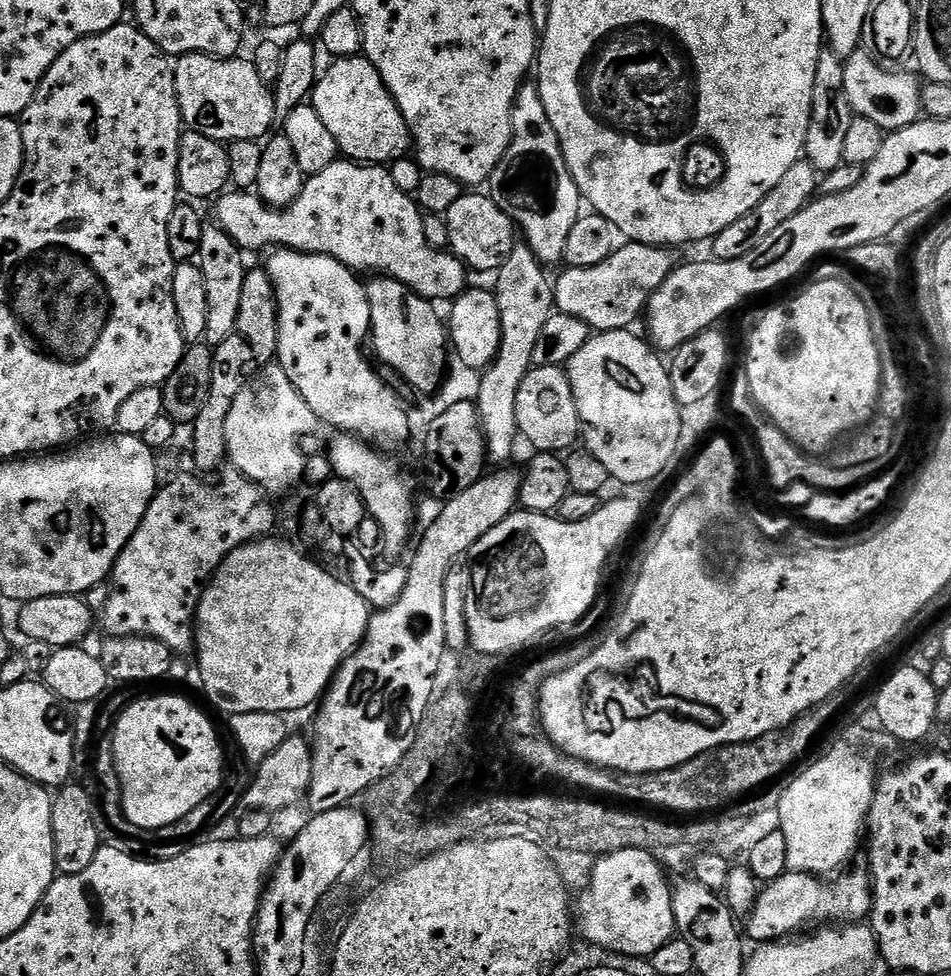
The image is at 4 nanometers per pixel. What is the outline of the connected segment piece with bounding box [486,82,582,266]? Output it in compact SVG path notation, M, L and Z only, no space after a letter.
M525 82L514 98L512 141L502 162L498 162L492 177L486 181L486 188L493 202L500 205L522 233L523 243L540 263L559 265L566 254L570 230L574 230L574 222L582 215L582 197L570 174L570 166L566 166L558 134L554 126L550 126L546 106L542 106L535 83Z

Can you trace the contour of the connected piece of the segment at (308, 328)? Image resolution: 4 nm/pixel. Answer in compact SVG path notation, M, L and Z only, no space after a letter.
M279 248L271 251L269 256L264 268L273 285L278 309L276 360L286 378L290 378L294 390L298 390L306 406L314 410L317 421L336 428L332 430L337 433L358 436L373 446L385 449L402 443L408 436L408 412L399 394L380 381L379 374L372 372L364 357L363 346L366 346L372 324L365 283L351 268L328 255Z

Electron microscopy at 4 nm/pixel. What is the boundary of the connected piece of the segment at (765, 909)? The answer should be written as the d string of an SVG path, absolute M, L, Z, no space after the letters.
M867 867L851 868L841 871L835 877L836 881L821 878L811 872L791 870L776 880L767 881L761 887L754 910L746 918L747 939L755 942L780 942L801 930L811 929L808 928L811 924L820 924L823 920L863 921L860 919L863 916L865 919L872 910L872 877Z

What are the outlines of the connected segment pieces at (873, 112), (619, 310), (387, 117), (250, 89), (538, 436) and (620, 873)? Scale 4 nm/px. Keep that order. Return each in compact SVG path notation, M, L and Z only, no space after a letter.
M857 50L853 56L844 60L846 74L844 93L853 113L862 118L870 118L870 122L878 122L878 126L885 130L895 130L905 128L907 124L915 124L922 112L921 81L916 81L908 72L887 72L883 67L887 68L883 63L877 62L868 50Z
M628 242L617 247L616 251L610 254L610 258L606 258L606 262L602 262L598 266L586 266L585 268L569 268L563 269L564 273L554 280L554 304L557 309L566 314L570 314L574 318L582 318L582 322L586 322L589 329L596 332L618 332L628 330L633 327L632 323L636 319L641 319L642 313L648 307L648 300L658 290L666 278L674 269L674 261L667 247L657 246L655 244L637 244Z
M363 54L342 56L331 63L317 79L310 103L314 110L318 110L318 118L322 118L330 134L334 134L334 142L338 142L341 153L349 160L381 166L407 157L413 147L412 135L394 98L368 57Z
M193 52L175 61L180 119L187 131L206 134L206 138L221 142L260 142L273 131L276 102L273 89L260 77L251 59L240 59L204 56L200 52Z
M561 365L529 368L522 386L518 386L518 402L514 402L516 411L516 431L536 447L536 450L567 449L572 439L582 432L578 406L574 402L574 390L570 386L567 371Z
M631 848L630 850L618 850L617 852L611 852L609 856L601 856L596 861L596 865L593 868L592 883L589 887L585 888L579 893L580 909L577 907L574 912L574 924L580 932L585 941L589 944L593 944L596 947L604 949L605 953L612 954L617 952L620 956L644 956L644 958L651 958L654 953L668 940L673 939L677 935L676 923L674 922L674 910L672 909L672 884L670 880L664 877L664 872L660 869L660 864L656 861L657 857L650 852L643 852L637 848Z

